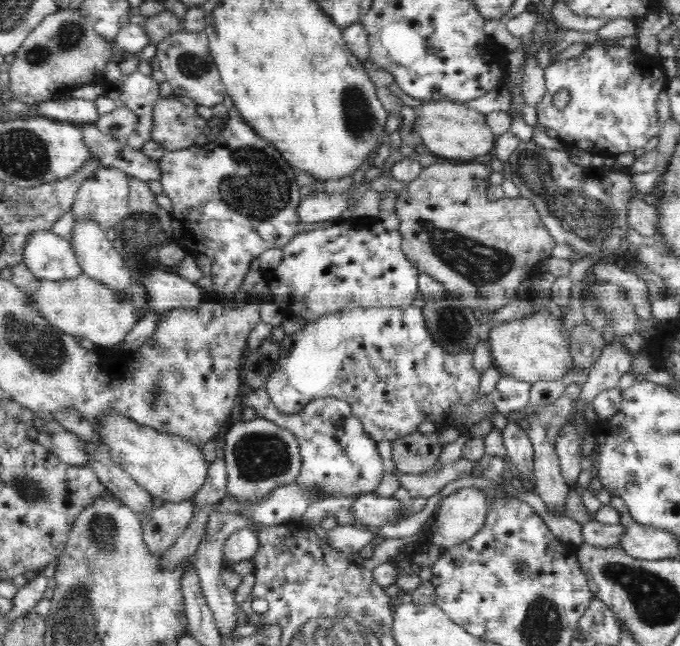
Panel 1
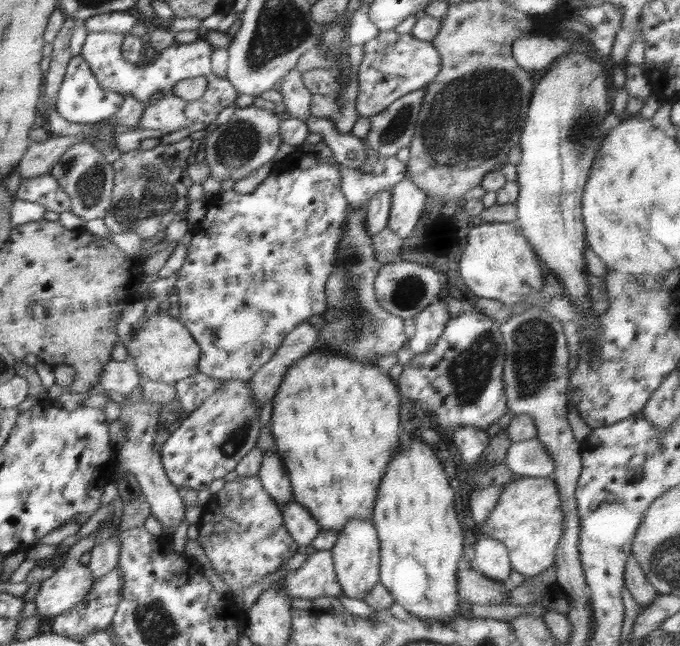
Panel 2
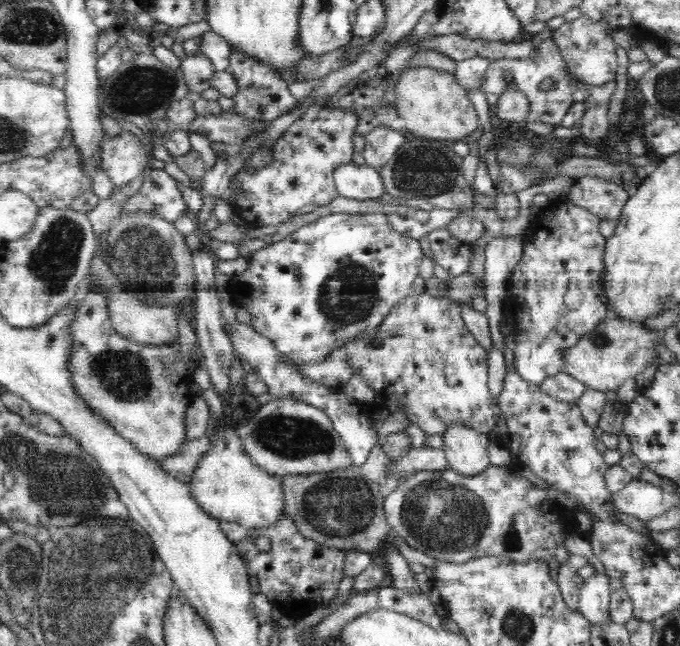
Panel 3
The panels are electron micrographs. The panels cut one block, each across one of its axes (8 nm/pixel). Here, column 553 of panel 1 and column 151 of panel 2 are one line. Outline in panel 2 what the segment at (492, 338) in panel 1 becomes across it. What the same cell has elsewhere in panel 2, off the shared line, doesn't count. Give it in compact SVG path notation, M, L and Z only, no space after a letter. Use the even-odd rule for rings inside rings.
M165 308L154 313L138 333L124 334L122 332L119 340L122 340L126 346L128 357L133 359L134 368L149 380L158 380L172 385L199 372L200 346L194 340L192 333L184 327L182 321L172 317Z

